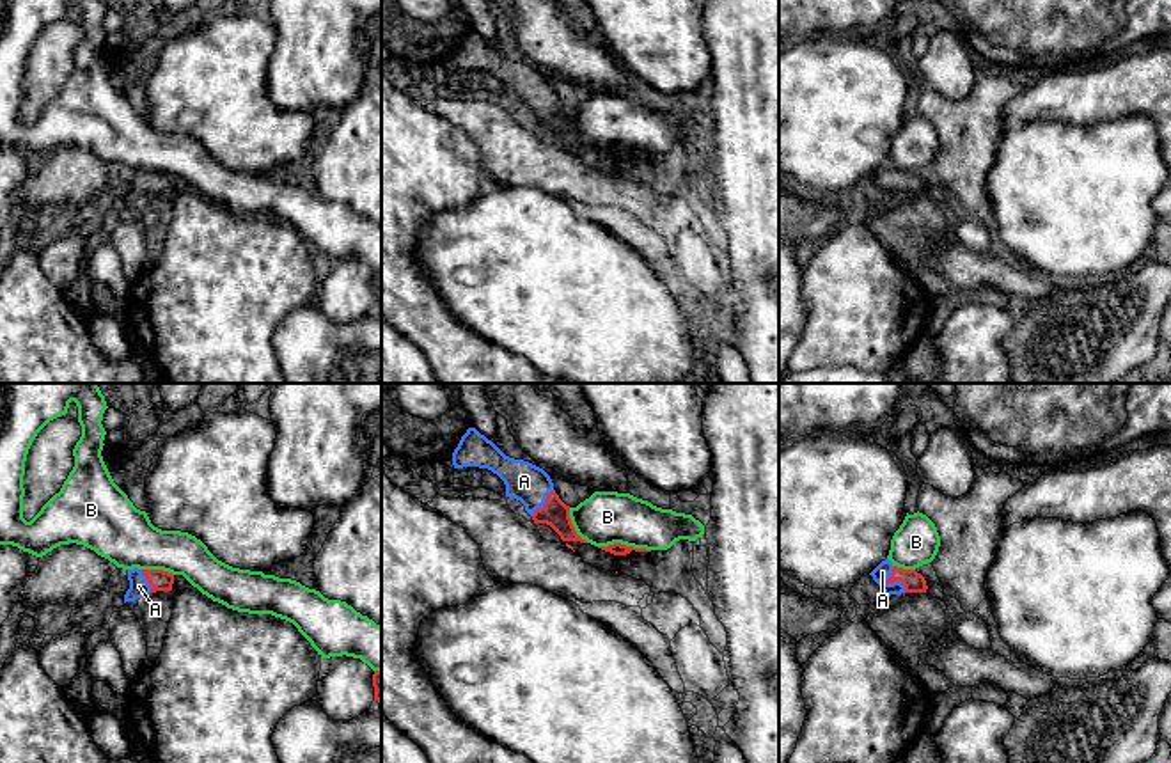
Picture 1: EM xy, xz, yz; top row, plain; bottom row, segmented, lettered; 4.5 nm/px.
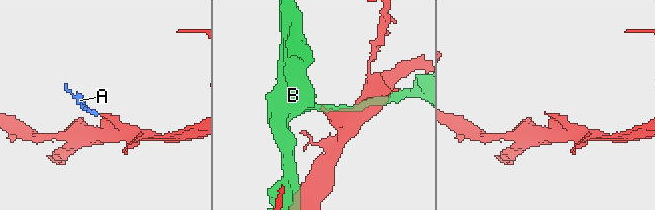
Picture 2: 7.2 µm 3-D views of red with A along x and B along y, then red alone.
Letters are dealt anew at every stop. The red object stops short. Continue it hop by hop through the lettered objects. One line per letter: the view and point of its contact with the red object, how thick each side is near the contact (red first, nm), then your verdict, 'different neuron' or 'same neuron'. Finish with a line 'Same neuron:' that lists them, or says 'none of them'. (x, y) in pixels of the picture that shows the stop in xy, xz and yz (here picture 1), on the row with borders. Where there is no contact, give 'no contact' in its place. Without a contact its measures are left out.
A: meets red in yz at (891, 582); 100 nm thick on the red side, 80 nm on the other; same neuron
B: meets red in xz at (625, 545); 60 nm thick on the red side, 240 nm on the other; different neuron
Same neuron: A

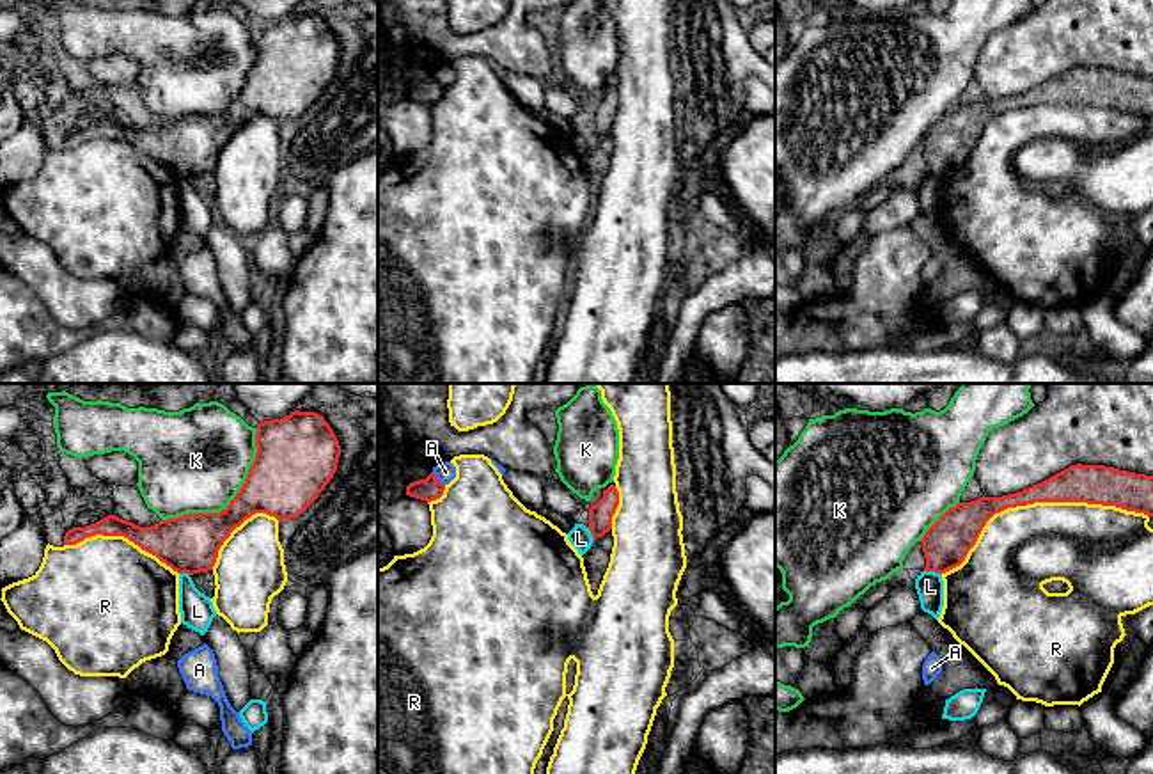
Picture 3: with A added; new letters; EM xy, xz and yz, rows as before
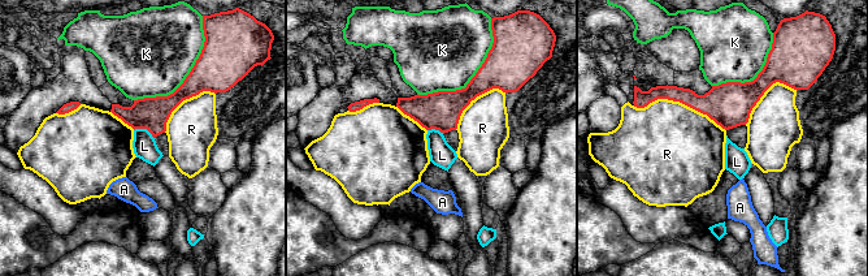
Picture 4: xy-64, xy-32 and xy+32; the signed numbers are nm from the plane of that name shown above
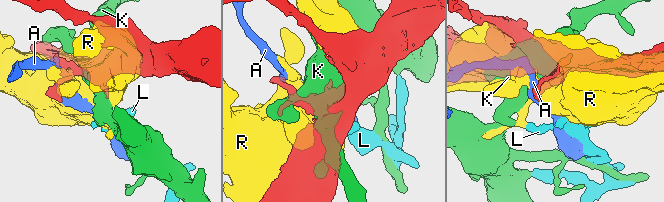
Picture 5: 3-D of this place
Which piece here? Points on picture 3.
A: meets red in xz at (437, 480); 110 nm thick on the red side, 90 nm on the other; different neuron
K: meets red in xy at (233, 499); 320 nm thick on the red side, 480 nm on the other; different neuron
L: meets red in yz at (932, 570); 220 nm thick on the red side, 130 nm on the other; different neuron
R: meets red in yz at (1038, 501); 180 nm thick on the red side, 380 nm on the other; different neuron
Same neuron: none of them

